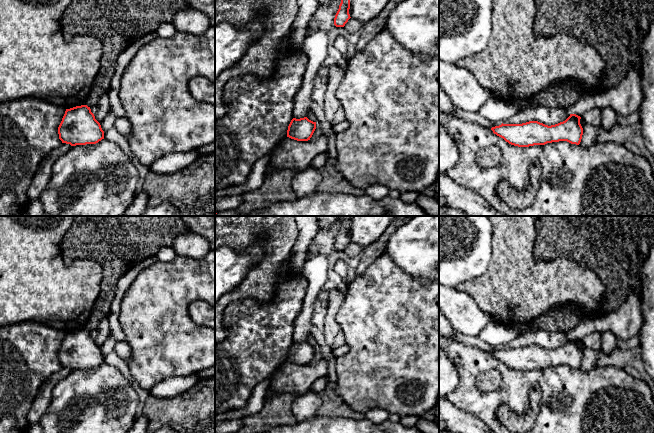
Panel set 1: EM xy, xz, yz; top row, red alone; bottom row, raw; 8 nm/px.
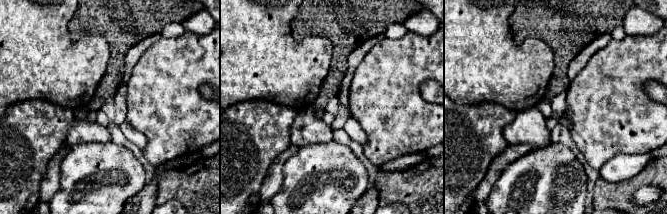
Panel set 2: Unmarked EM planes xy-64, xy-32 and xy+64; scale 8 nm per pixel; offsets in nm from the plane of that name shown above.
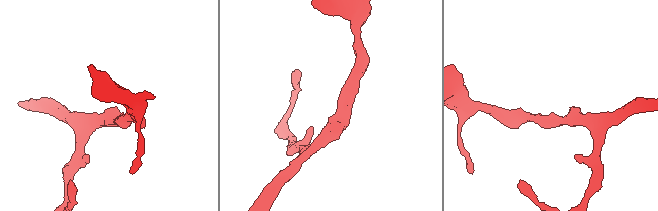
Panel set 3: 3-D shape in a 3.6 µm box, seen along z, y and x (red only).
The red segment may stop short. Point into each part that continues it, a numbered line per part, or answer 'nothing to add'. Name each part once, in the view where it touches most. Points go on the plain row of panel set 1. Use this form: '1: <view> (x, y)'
nothing to add

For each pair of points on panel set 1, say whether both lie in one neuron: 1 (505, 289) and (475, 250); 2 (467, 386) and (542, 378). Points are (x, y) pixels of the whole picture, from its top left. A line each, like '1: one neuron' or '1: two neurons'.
1: two neurons
2: one neuron

